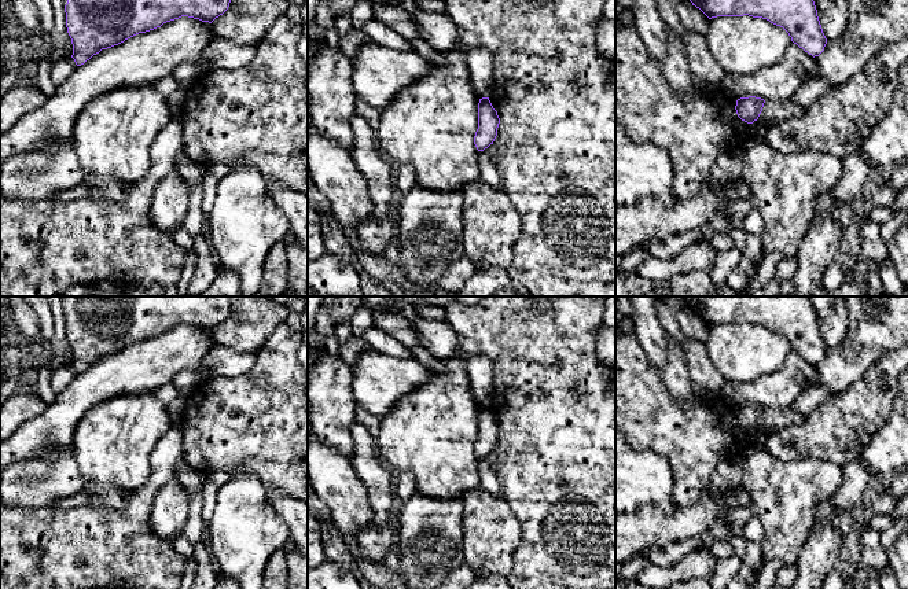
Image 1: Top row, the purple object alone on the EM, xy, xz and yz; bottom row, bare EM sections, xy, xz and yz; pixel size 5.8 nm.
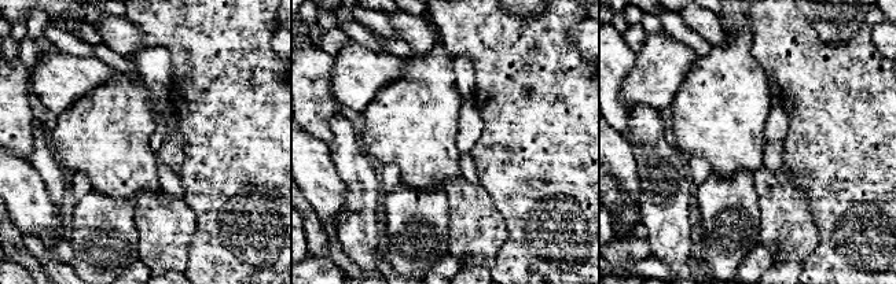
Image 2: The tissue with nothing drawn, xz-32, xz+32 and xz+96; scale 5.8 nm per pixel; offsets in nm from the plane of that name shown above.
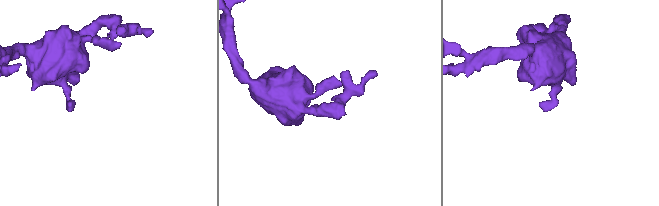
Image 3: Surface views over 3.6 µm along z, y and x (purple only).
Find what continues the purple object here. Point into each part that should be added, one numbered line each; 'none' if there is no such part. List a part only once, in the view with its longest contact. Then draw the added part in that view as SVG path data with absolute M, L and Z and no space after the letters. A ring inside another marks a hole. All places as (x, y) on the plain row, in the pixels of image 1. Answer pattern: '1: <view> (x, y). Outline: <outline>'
none

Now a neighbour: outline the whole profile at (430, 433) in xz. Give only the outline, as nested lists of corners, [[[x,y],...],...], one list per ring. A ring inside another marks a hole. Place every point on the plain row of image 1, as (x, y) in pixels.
[[[463,354],[444,360],[445,369],[429,368],[430,379],[418,390],[401,397],[396,405],[379,420],[381,430],[374,443],[382,461],[393,475],[411,472],[416,481],[418,493],[434,500],[462,498],[464,492],[481,486],[474,443],[478,437],[478,404],[471,393]]]

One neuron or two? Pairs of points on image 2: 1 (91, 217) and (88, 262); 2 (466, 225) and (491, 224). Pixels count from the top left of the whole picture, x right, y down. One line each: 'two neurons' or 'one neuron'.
1: one neuron
2: one neuron

